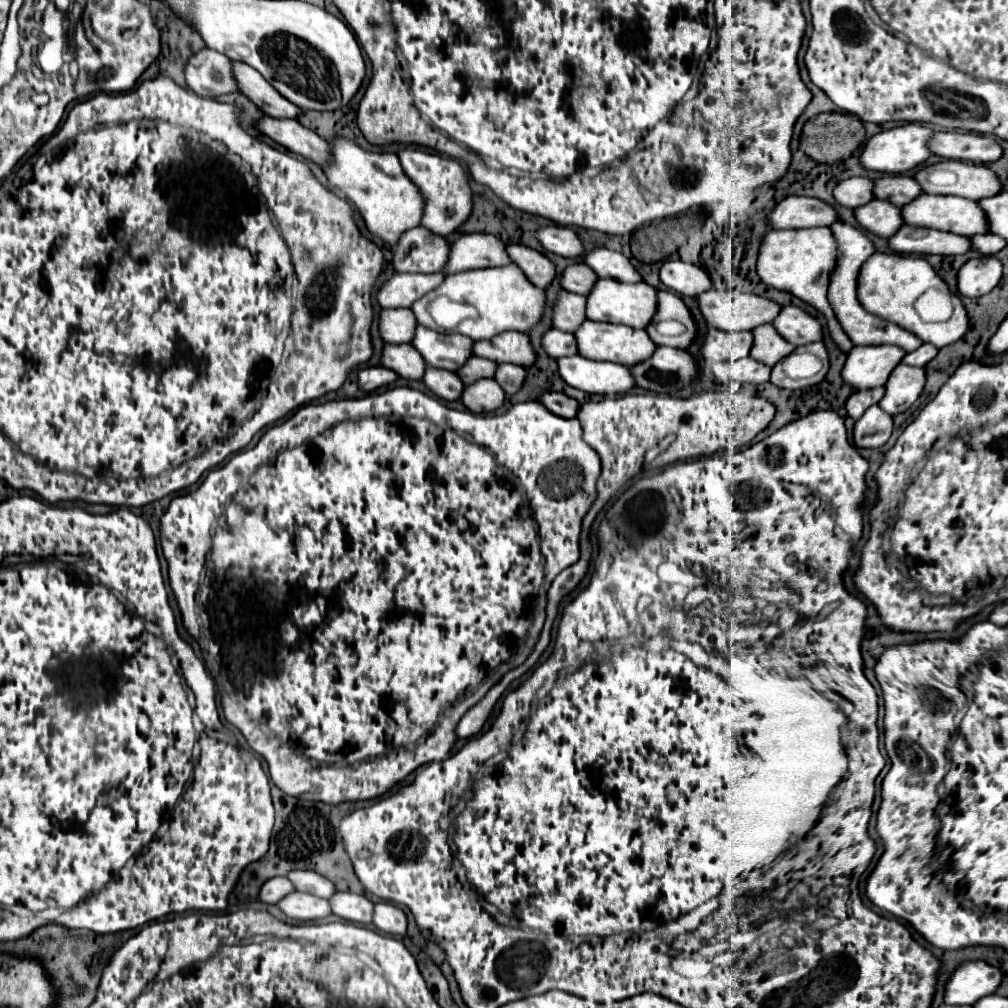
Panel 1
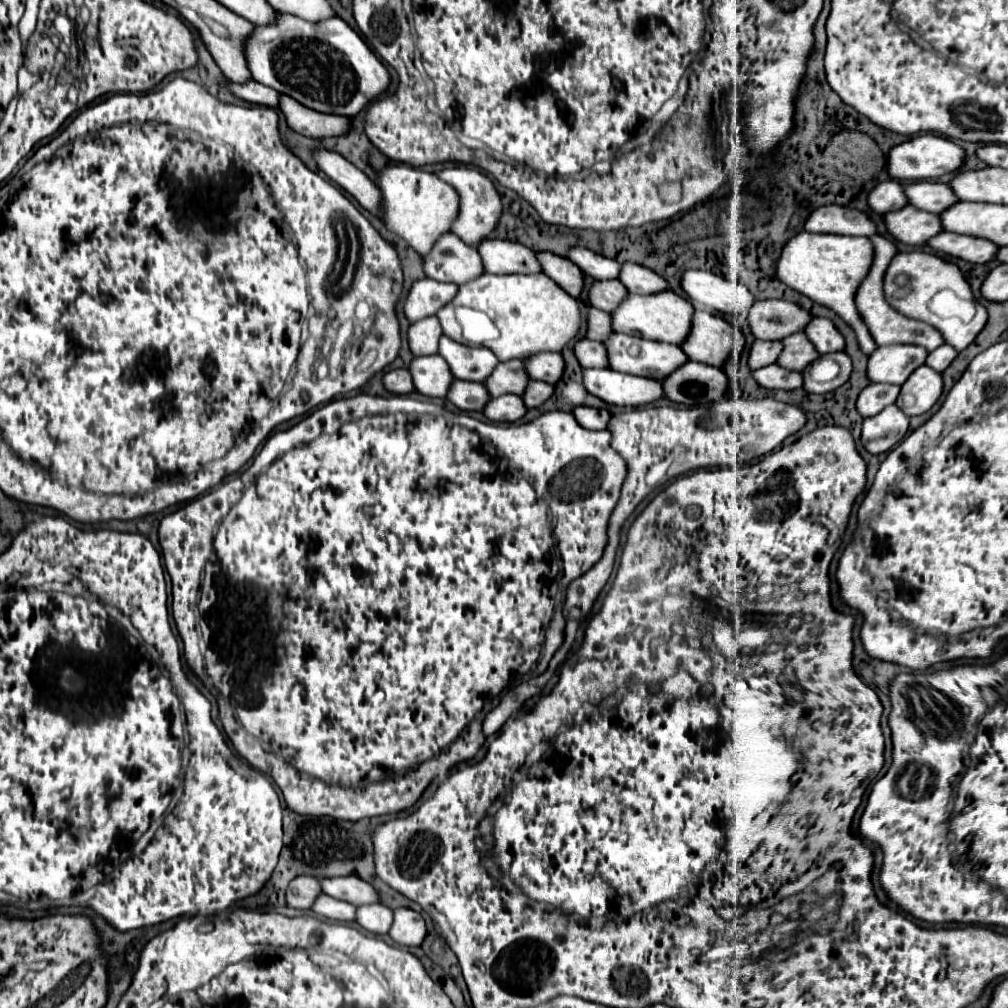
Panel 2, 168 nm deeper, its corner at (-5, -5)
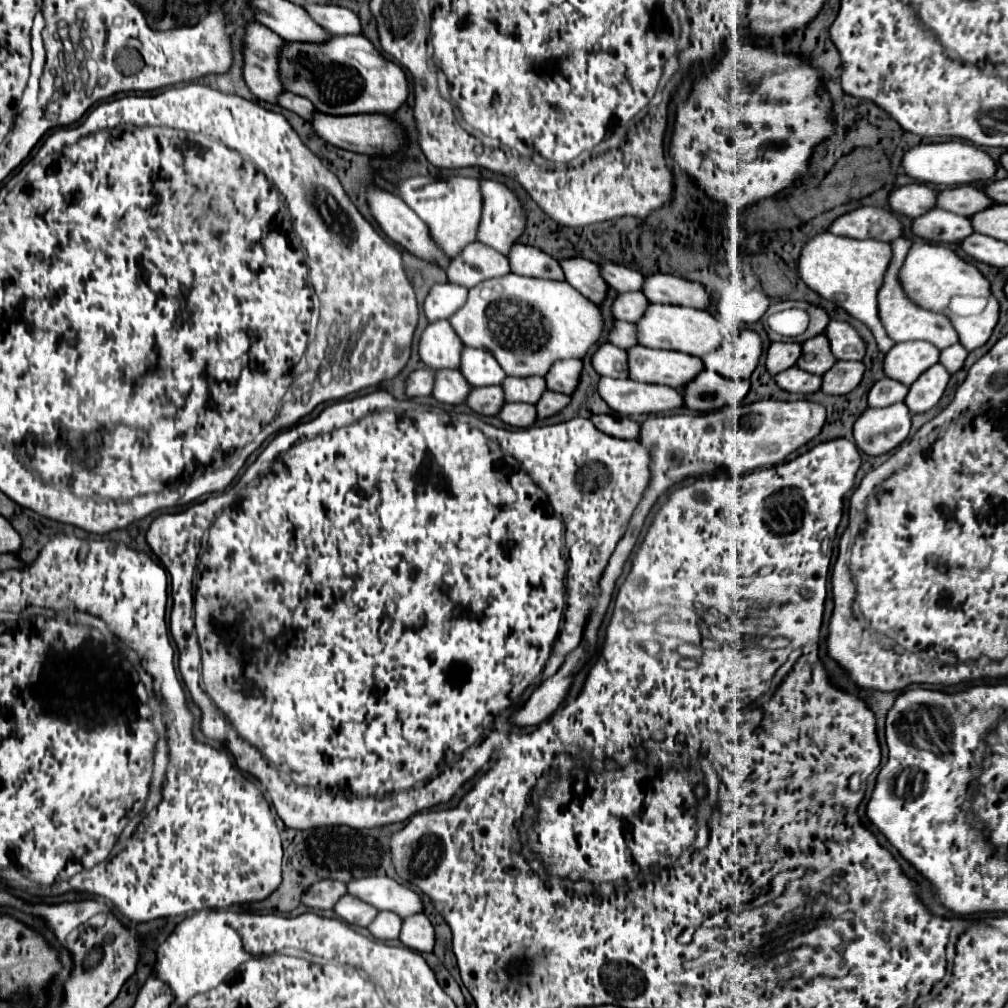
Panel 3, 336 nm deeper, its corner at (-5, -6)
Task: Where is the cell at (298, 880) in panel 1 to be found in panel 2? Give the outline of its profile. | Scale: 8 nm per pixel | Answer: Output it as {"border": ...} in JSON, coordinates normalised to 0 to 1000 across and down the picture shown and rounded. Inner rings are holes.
{"border":[[[347,868],[347,870],[325,870],[317,872],[319,886],[333,890],[337,894],[345,894],[349,898],[365,898],[375,896],[375,886],[363,874]]]}

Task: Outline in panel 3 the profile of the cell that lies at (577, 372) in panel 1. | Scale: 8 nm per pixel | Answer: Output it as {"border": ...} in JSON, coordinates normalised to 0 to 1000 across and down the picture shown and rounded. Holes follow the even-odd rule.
{"border":[[[599,373],[595,375],[593,389],[609,409],[621,413],[655,411],[679,403],[675,387],[655,381],[637,381],[625,375],[611,377]]]}

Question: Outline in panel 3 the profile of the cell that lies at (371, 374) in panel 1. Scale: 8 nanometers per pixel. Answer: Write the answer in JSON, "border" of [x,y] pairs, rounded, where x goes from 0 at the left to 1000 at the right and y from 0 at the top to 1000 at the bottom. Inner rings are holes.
{"border":[[[413,367],[403,377],[403,391],[409,393],[427,393],[431,383],[431,367]]]}

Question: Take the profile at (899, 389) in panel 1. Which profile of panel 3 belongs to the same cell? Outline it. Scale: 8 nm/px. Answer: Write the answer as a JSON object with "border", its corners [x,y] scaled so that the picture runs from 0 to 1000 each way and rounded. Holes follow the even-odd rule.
{"border":[[[929,361],[923,367],[919,367],[903,383],[903,389],[901,389],[899,397],[897,397],[899,403],[903,405],[903,409],[913,411],[913,409],[919,409],[919,407],[927,405],[933,399],[940,379],[942,379],[942,371],[935,361]]]}

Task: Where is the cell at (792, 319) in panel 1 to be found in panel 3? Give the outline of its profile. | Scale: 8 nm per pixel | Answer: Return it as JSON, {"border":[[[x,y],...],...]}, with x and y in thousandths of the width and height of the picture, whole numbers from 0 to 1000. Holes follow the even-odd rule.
{"border":[[[825,317],[817,329],[823,337],[825,351],[831,357],[855,357],[859,351],[859,339],[851,331],[849,325],[845,325],[841,319]]]}

